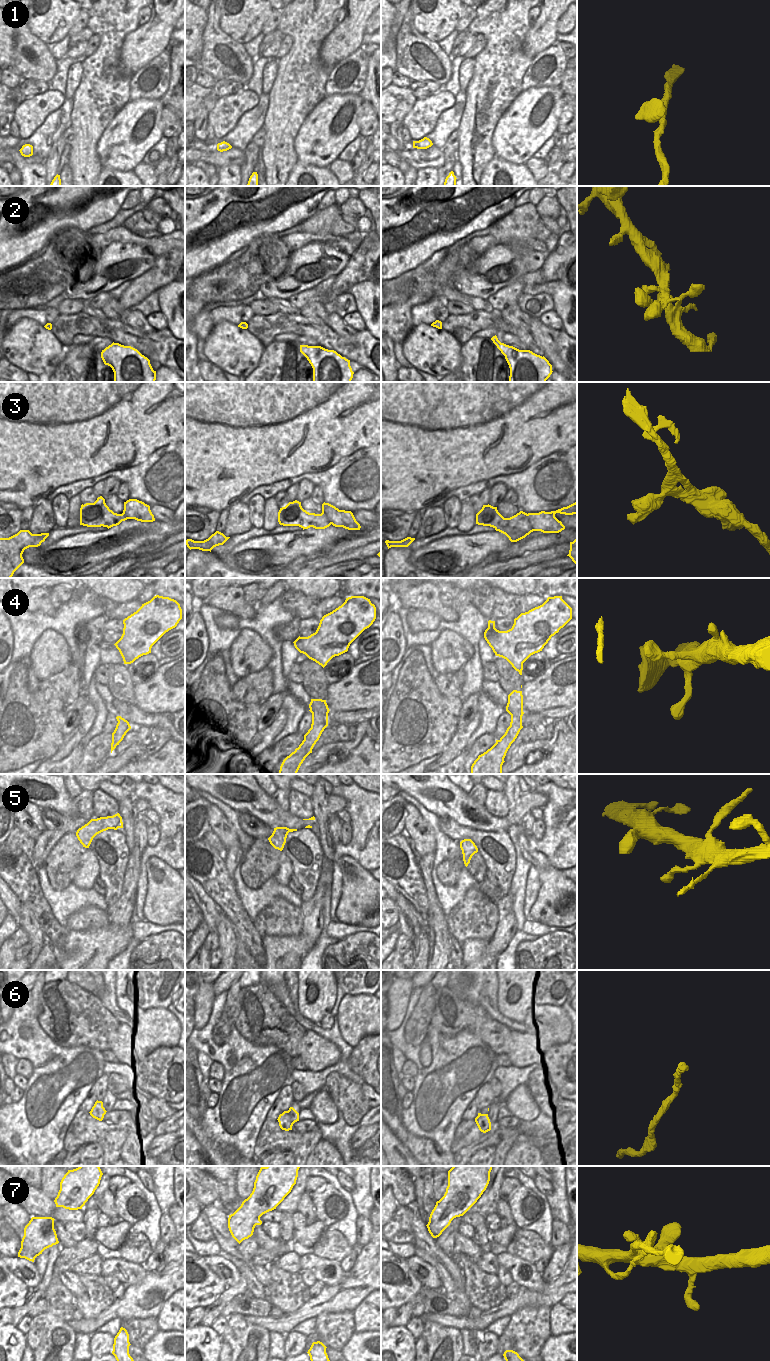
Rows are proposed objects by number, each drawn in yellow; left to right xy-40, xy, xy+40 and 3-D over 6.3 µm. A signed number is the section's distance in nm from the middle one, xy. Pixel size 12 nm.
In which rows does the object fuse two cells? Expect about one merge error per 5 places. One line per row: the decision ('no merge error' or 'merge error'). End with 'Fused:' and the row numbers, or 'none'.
1: no merge error
2: no merge error
3: merge error
4: no merge error
5: no merge error
6: no merge error
7: no merge error
Fused: 3

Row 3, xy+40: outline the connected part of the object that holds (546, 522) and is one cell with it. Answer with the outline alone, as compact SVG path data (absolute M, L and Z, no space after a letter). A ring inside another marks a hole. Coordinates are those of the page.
M551 512L528 513L530 524L534 531L543 533L559 533L565 526Z

